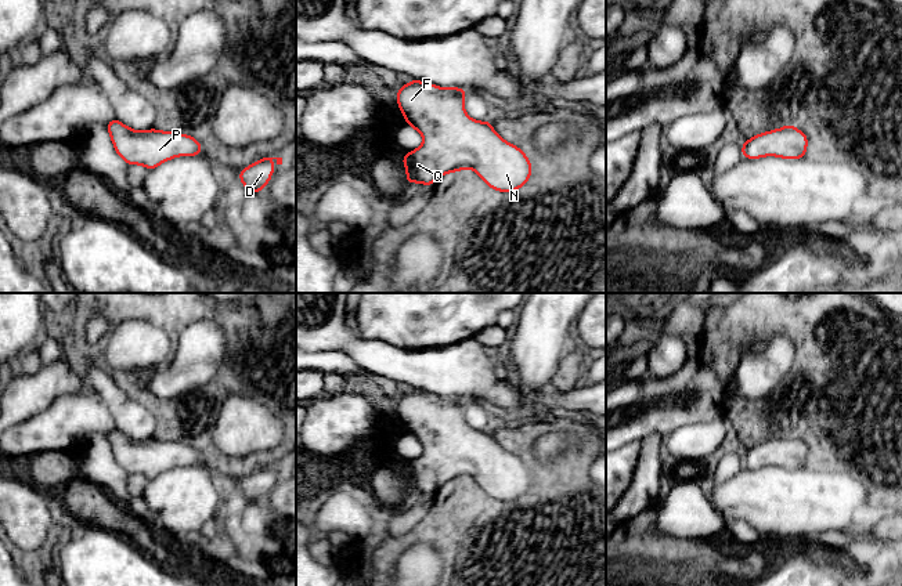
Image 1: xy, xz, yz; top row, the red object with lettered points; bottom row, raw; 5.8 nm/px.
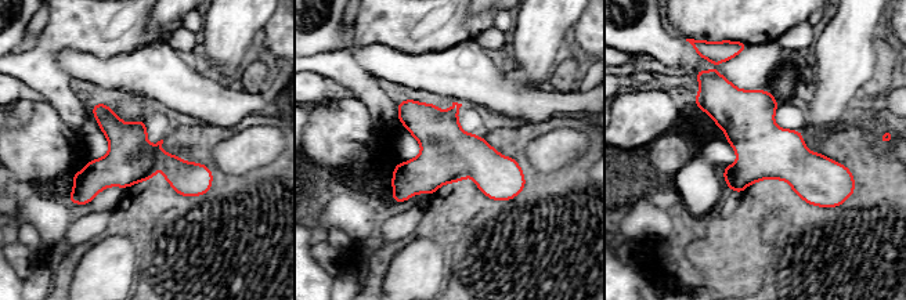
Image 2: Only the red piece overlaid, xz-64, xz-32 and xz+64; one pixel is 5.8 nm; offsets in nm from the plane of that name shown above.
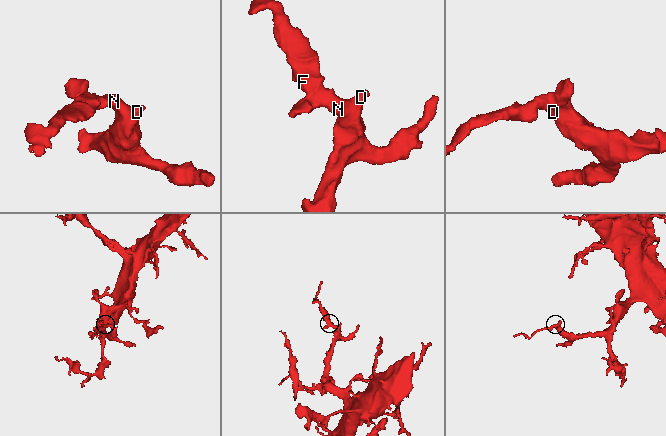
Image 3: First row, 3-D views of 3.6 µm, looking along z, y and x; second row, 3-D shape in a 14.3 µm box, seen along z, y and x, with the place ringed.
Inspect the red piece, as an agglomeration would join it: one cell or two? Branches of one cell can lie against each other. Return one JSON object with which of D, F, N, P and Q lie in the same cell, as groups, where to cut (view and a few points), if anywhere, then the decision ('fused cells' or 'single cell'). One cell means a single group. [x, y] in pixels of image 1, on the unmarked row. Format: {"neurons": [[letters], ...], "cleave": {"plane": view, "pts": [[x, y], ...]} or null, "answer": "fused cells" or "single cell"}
{"neurons": [["D", "F", "N", "P", "Q"]], "cleave": null, "answer": "single cell"}

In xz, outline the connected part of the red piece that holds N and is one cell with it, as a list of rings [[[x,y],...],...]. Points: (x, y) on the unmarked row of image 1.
[[[412,388],[397,399],[397,415],[409,437],[418,440],[423,452],[419,457],[403,464],[407,495],[421,492],[433,495],[441,485],[458,480],[475,478],[477,485],[493,499],[513,502],[531,486],[531,471],[516,455],[502,449],[490,430],[477,431],[465,422],[465,398],[444,398]]]

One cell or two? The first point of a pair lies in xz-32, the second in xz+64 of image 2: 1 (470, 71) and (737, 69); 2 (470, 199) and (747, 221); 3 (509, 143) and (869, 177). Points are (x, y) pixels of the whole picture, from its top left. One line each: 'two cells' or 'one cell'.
1: one cell
2: one cell
3: one cell

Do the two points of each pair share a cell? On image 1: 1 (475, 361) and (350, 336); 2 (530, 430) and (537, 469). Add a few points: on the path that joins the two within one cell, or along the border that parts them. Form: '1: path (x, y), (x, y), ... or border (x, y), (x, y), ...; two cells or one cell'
1: path (444, 364), (396, 364), (381, 358); one cell
2: path (527, 440), (527, 456), (530, 459); one cell

